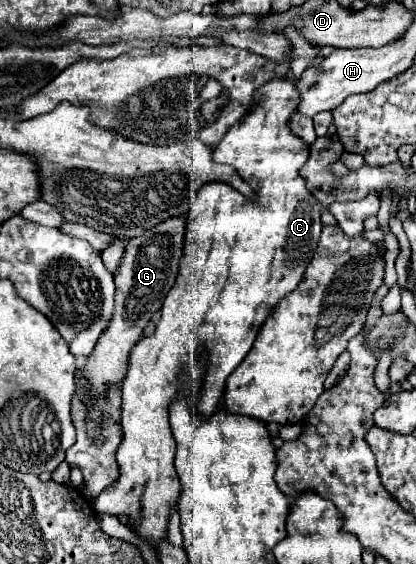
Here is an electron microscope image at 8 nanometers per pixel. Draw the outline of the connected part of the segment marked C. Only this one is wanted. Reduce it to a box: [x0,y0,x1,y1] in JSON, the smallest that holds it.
[96,77,320,547]

